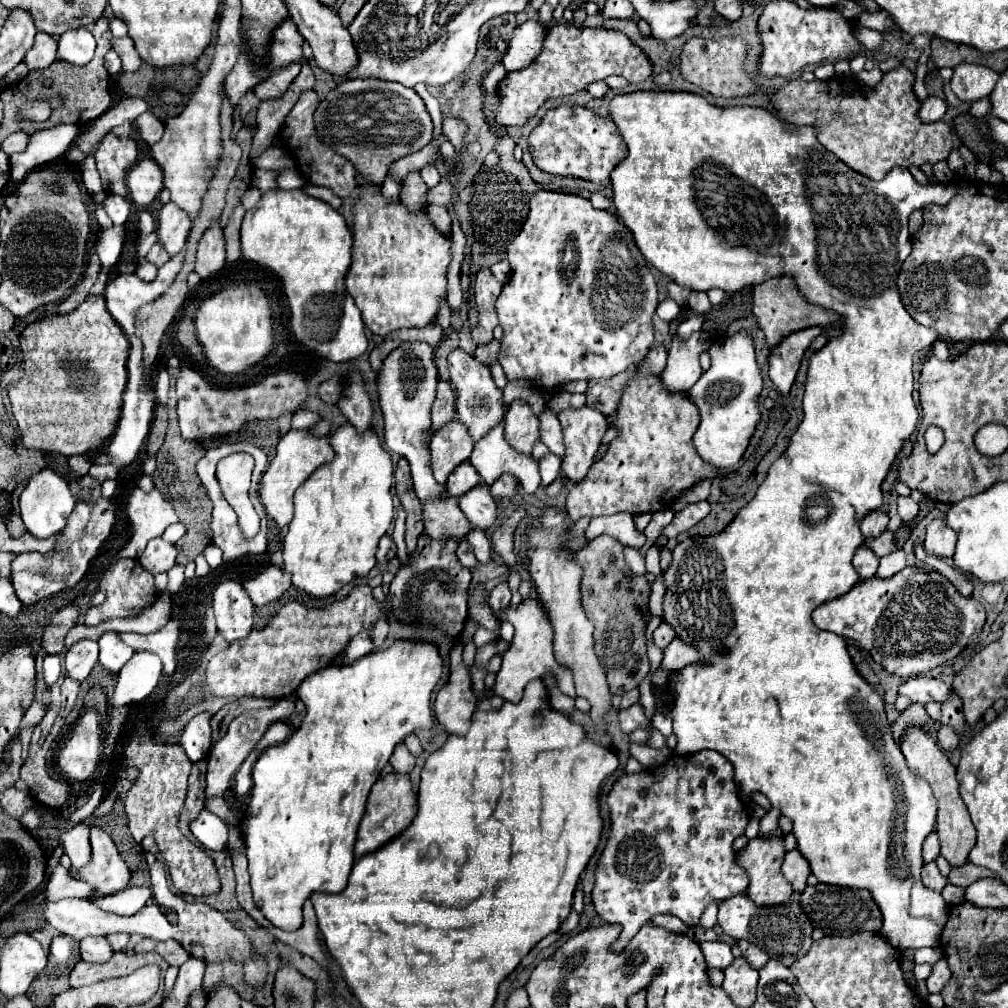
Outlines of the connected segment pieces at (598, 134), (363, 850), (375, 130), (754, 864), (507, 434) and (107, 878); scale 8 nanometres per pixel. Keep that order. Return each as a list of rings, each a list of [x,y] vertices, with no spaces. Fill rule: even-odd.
[[[570,104],[550,108],[544,114],[528,136],[528,148],[534,164],[540,170],[558,176],[584,178],[596,184],[608,184],[610,172],[626,156],[626,144],[622,142],[610,118],[600,118],[584,106]]]
[[[398,772],[378,778],[370,790],[366,812],[364,812],[364,818],[358,828],[358,838],[356,838],[356,848],[354,848],[356,858],[378,850],[388,840],[398,836],[398,832],[404,830],[412,822],[414,814],[416,814],[416,794],[412,792],[410,778],[406,774],[398,774]]]
[[[376,78],[340,82],[318,104],[314,122],[320,142],[350,160],[374,184],[382,184],[394,160],[422,150],[432,140],[432,118],[418,92]]]
[[[778,836],[776,838],[754,838],[748,842],[748,846],[744,850],[736,852],[736,864],[746,868],[746,874],[750,880],[746,894],[756,906],[776,906],[776,904],[788,904],[792,900],[794,890],[780,872],[784,854],[786,854],[784,842]]]
[[[514,400],[506,408],[504,438],[514,450],[532,454],[534,444],[540,440],[540,420],[528,402]]]
[[[92,828],[90,846],[92,846],[90,862],[76,870],[70,868],[70,876],[90,884],[92,890],[98,892],[100,896],[128,888],[130,870],[120,858],[118,848],[110,834],[106,834],[102,828]]]

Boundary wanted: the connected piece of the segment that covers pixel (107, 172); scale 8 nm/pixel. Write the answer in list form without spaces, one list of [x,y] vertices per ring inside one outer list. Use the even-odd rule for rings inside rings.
[[[106,134],[94,154],[98,172],[102,176],[102,186],[110,194],[126,196],[126,172],[136,162],[138,150],[132,138],[118,138],[114,134]]]

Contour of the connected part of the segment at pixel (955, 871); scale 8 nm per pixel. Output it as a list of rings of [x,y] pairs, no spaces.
[[[966,862],[964,866],[960,866],[960,868],[952,868],[952,870],[950,870],[950,874],[948,874],[948,882],[966,888],[966,886],[970,886],[972,882],[987,877],[998,878],[993,872],[988,872],[988,870],[984,870],[984,868],[978,868],[978,866],[972,866],[972,864]]]

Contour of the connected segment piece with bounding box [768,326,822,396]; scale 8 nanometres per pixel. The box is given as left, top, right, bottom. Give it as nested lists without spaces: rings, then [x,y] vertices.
[[[820,326],[808,328],[808,330],[800,330],[796,334],[790,334],[786,340],[782,340],[782,344],[778,344],[772,354],[770,354],[770,380],[774,382],[774,386],[778,388],[778,392],[782,396],[786,396],[790,392],[790,386],[796,378],[800,360],[806,352],[806,348],[810,346],[810,342],[822,332]]]

